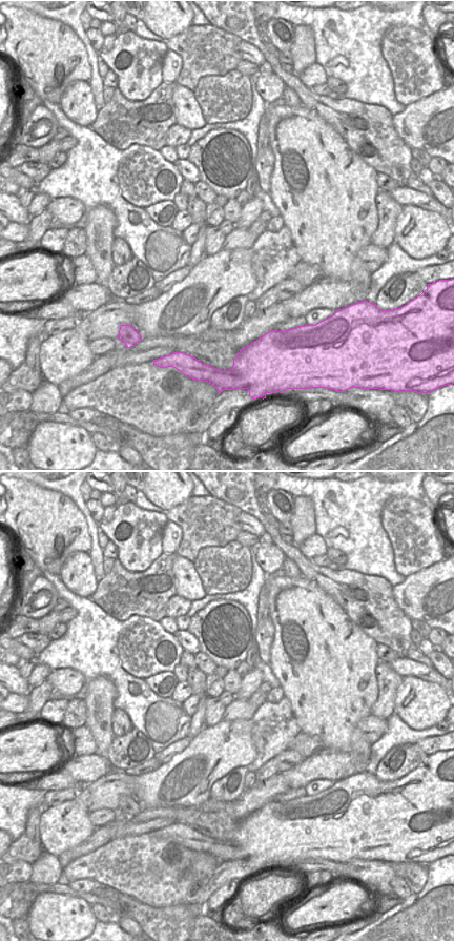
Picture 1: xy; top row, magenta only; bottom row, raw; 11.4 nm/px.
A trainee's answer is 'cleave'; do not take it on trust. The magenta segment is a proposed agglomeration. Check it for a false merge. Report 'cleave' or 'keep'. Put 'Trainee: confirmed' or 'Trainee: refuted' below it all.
keep
Trainee: refuted

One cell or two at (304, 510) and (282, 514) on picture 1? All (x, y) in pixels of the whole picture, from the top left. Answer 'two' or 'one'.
two

